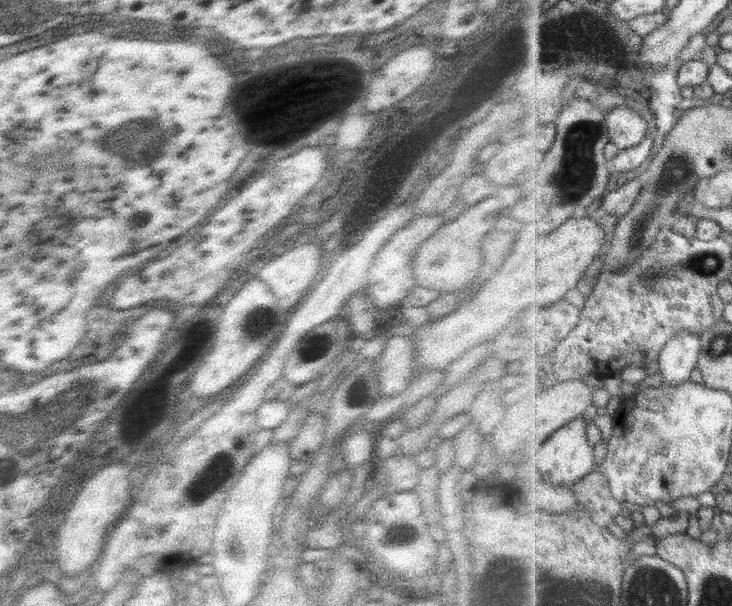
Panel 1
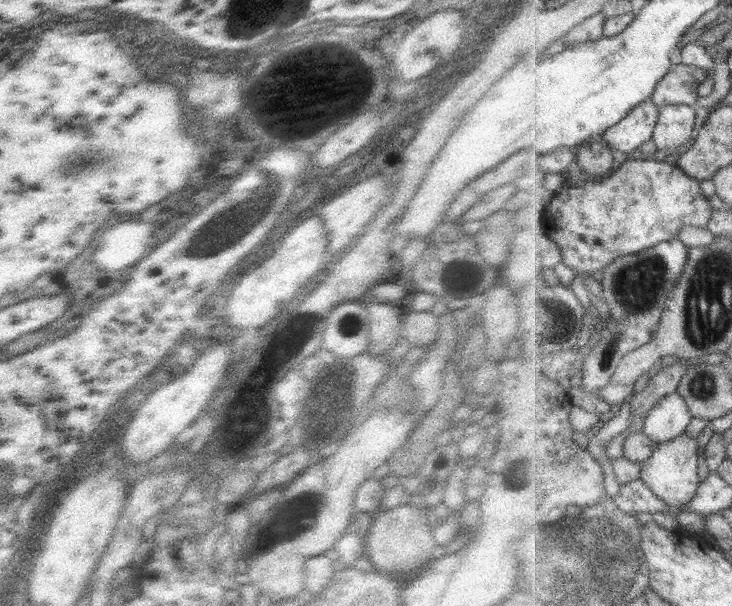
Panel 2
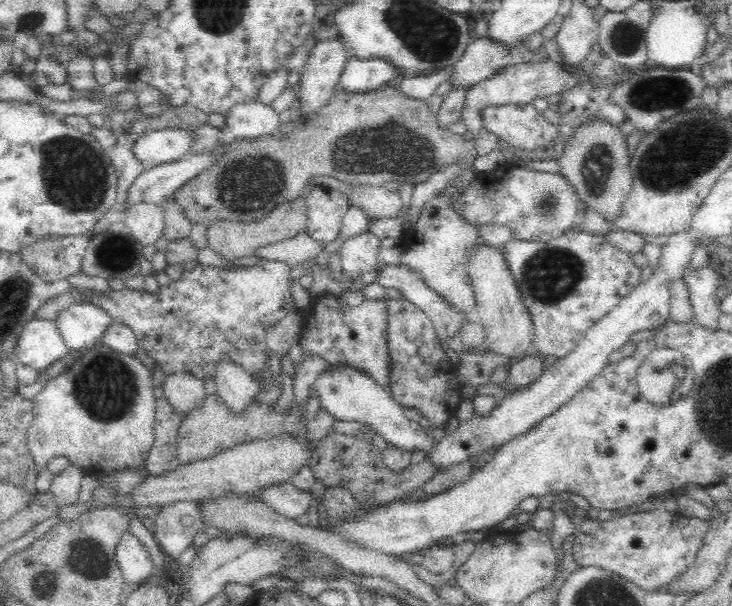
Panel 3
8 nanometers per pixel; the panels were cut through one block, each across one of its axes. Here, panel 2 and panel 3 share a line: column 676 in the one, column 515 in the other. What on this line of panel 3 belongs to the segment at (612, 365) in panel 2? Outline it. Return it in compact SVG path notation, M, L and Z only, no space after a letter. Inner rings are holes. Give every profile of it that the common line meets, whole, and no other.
M579 228L569 230L566 234L559 236L558 238L553 238L548 242L525 241L513 238L510 242L504 244L503 248L500 249L500 253L502 253L502 259L504 259L504 264L506 265L510 276L514 277L516 289L518 289L518 293L520 294L522 307L527 311L527 314L532 320L532 342L530 342L531 351L535 354L540 354L544 358L547 356L554 356L558 360L574 352L576 347L582 342L584 336L590 332L592 326L596 326L602 318L605 318L610 314L616 306L620 305L620 302L624 301L624 298L627 298L642 283L640 280L641 268L636 266L631 254L618 250L607 239L607 235L588 234L584 233Z

